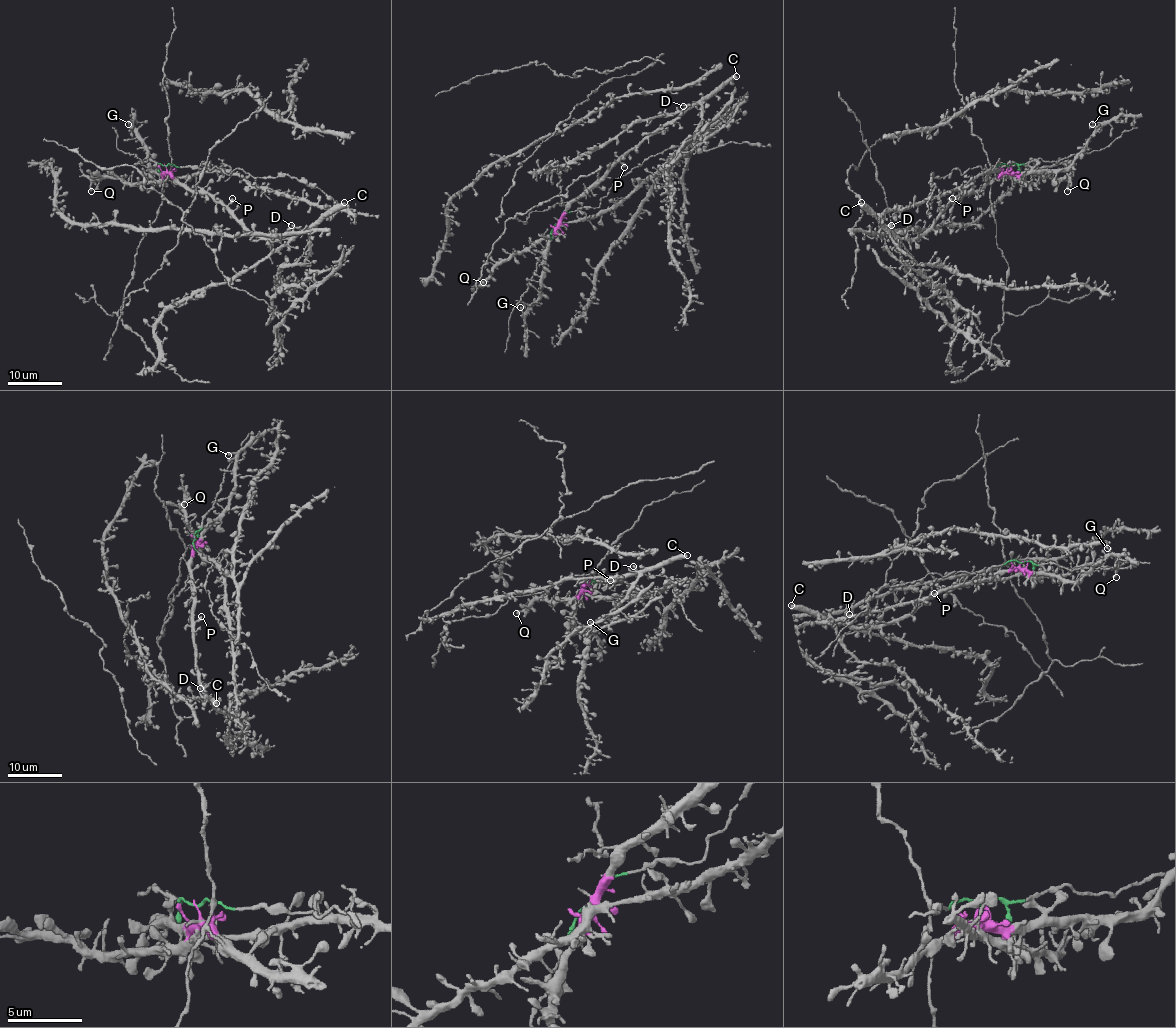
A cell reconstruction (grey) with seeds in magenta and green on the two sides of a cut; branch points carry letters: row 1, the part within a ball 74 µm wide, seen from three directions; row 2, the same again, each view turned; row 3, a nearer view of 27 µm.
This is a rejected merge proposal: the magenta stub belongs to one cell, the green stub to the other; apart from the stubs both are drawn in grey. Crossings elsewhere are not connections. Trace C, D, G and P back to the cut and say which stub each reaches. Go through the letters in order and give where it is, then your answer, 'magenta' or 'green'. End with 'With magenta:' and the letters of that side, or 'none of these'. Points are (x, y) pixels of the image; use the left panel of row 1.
C: place (344, 202); magenta
D: place (291, 225); magenta
G: place (128, 124); magenta
P: place (232, 198); magenta
With magenta: C, D, G, P

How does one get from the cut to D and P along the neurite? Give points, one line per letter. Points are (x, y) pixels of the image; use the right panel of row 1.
D: (1008, 165), (1005, 172), (979, 190), (968, 190), (955, 199), (921, 236), (899, 239), (891, 230), (891, 225)
P: (1008, 165), (1005, 172), (981, 190), (968, 190), (948, 205), (952, 198)

